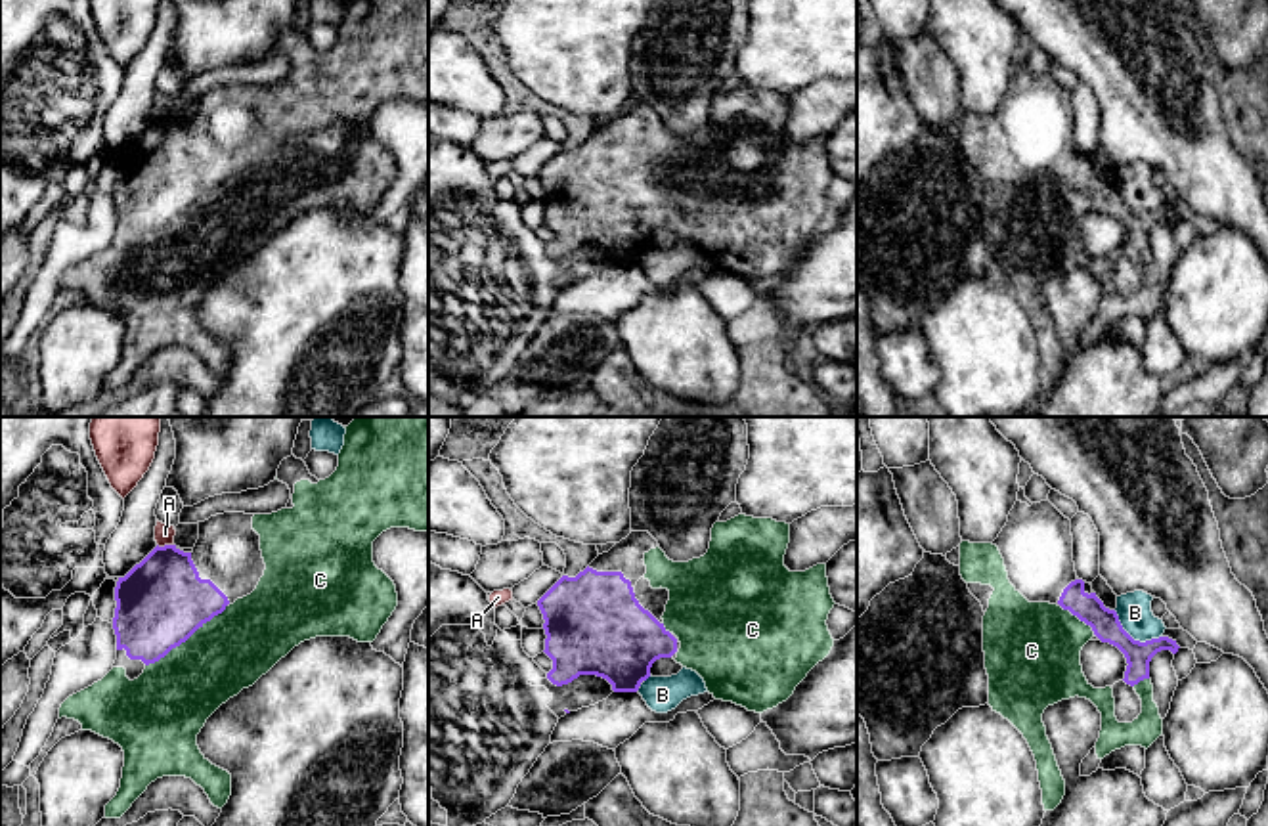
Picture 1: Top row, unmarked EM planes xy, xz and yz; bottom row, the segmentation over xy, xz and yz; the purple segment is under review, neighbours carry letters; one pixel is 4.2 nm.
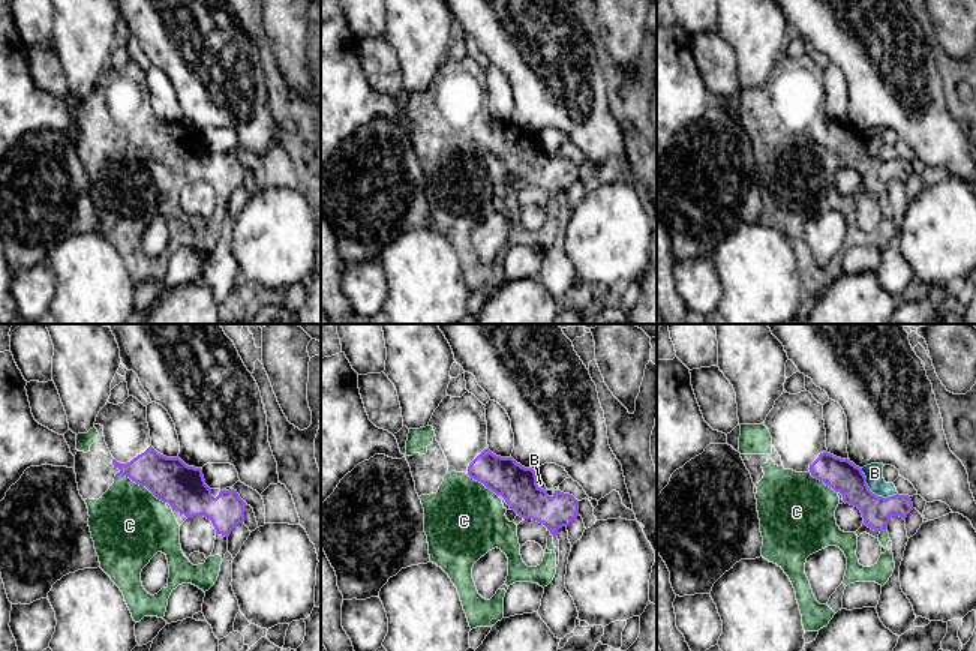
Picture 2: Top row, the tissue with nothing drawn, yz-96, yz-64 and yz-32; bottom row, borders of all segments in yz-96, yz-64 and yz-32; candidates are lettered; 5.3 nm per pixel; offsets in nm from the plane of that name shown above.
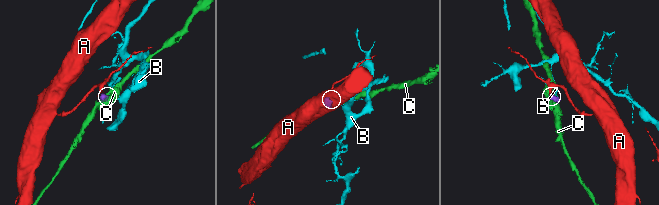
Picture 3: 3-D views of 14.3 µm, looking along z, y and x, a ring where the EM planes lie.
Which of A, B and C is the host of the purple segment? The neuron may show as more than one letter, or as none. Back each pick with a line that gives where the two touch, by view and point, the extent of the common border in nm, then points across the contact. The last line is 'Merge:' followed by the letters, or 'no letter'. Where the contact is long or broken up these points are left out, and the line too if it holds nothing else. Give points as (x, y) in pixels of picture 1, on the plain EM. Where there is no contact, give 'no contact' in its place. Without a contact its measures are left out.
C: contact xy (186, 211); length 440 nm
Merge: C

